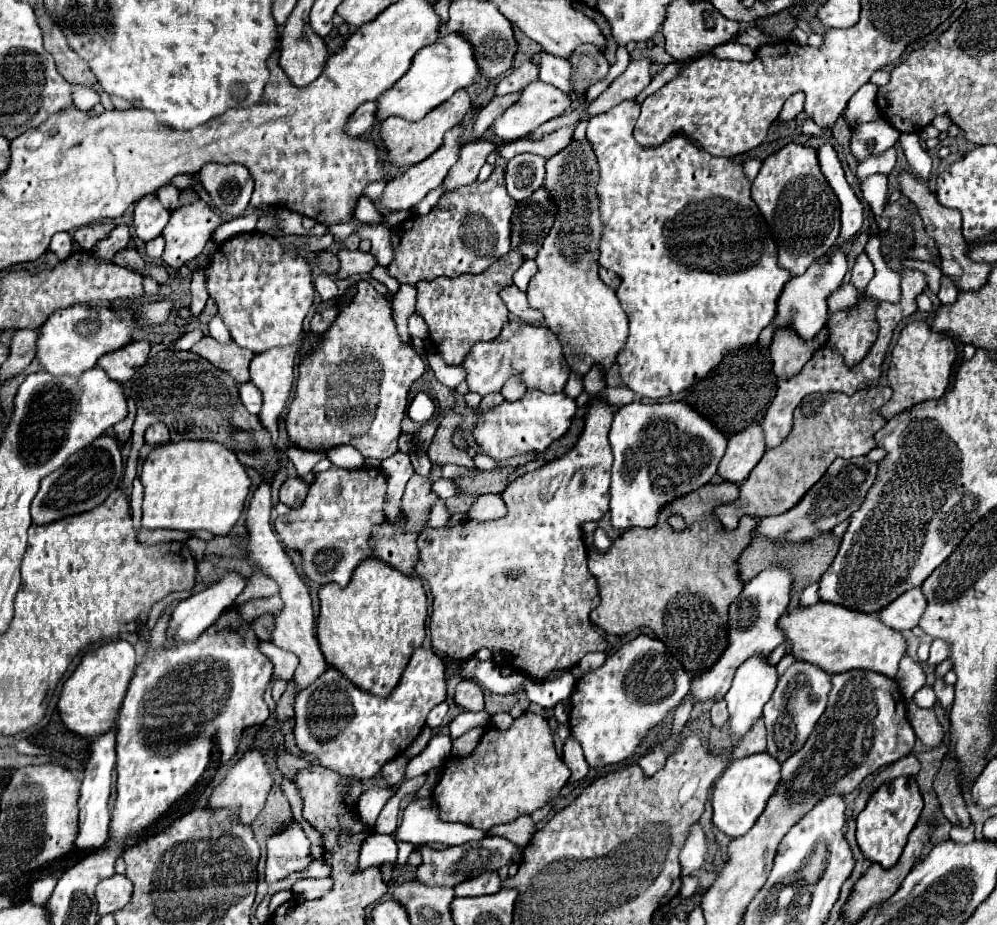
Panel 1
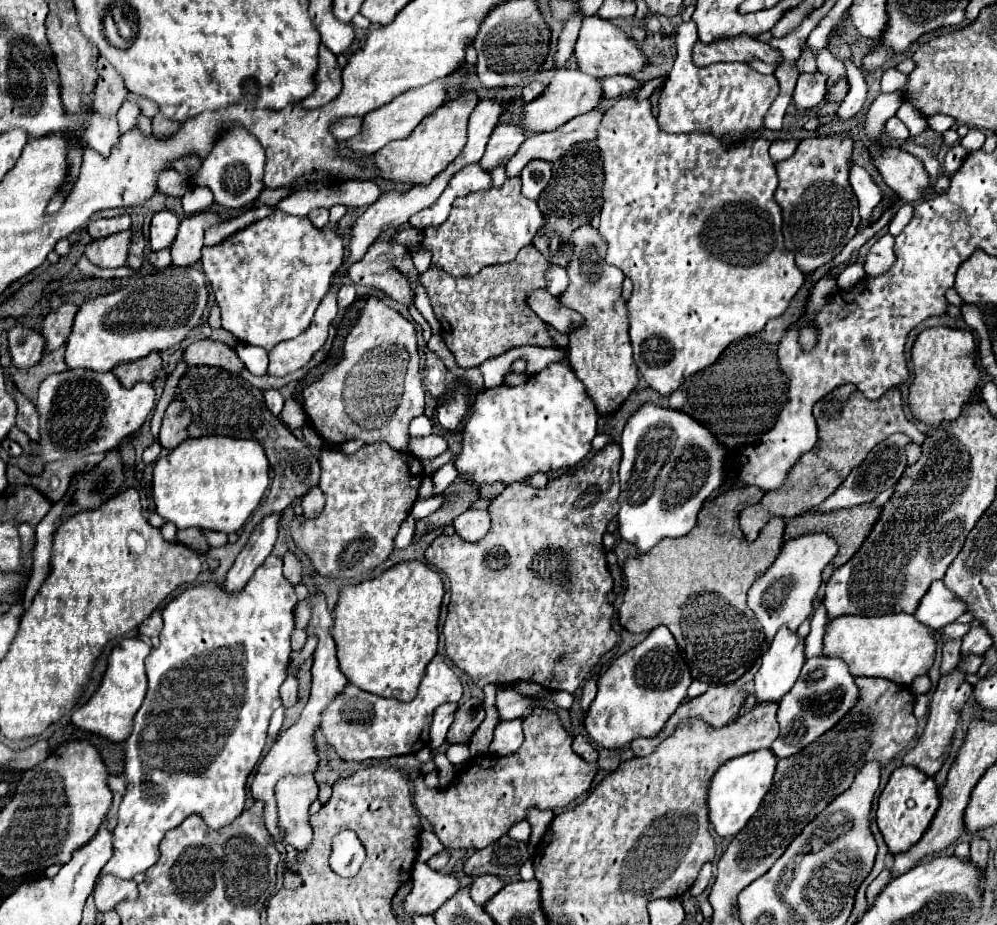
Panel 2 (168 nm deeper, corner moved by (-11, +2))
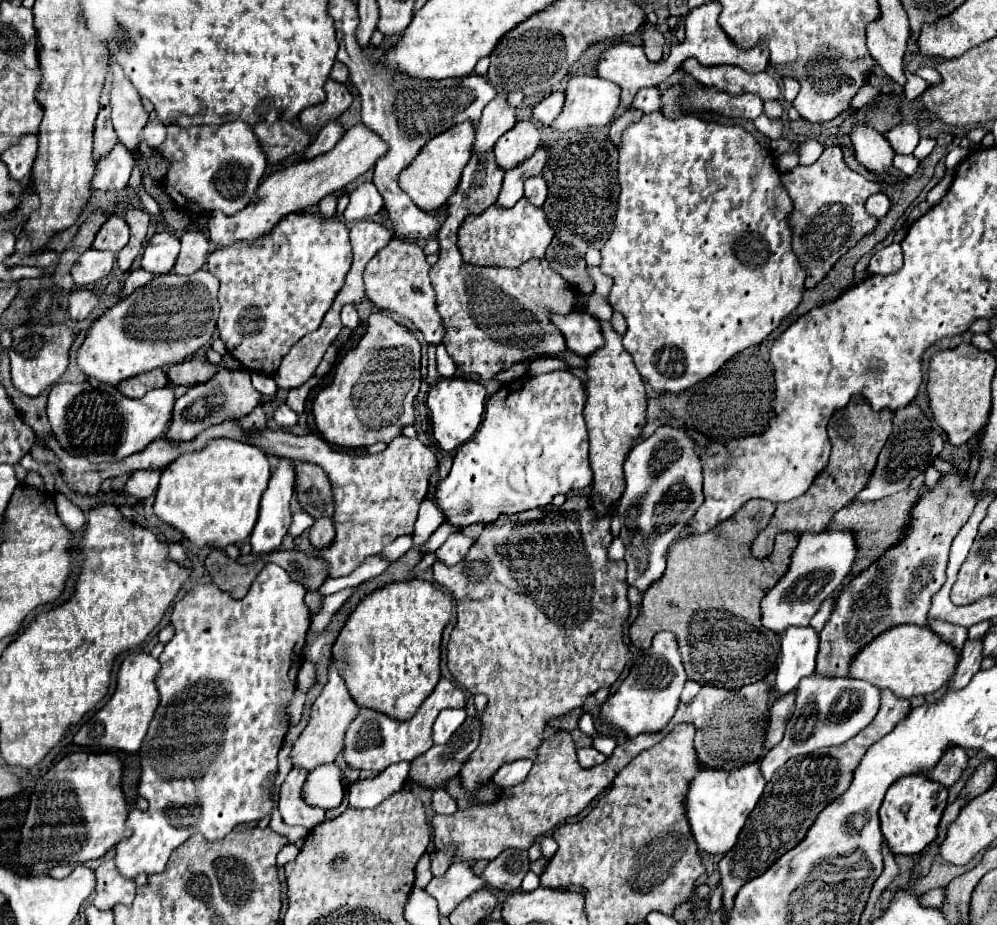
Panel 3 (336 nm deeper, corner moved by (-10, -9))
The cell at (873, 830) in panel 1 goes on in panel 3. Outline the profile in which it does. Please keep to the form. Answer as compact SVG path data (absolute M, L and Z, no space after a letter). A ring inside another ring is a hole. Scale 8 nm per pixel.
M910 774L896 780L892 788L888 788L886 798L880 806L880 826L890 850L894 854L906 856L920 854L936 838L936 828L946 808L946 798L948 790L924 776Z

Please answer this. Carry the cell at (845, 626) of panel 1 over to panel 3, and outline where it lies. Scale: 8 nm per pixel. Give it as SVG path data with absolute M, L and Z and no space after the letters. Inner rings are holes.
M900 624L886 632L882 632L878 638L868 642L850 662L850 676L866 680L874 686L890 688L900 698L912 698L912 696L926 696L934 694L938 688L942 688L954 668L956 668L958 654L950 644L944 644L940 636L936 636L928 626L914 626L914 624Z

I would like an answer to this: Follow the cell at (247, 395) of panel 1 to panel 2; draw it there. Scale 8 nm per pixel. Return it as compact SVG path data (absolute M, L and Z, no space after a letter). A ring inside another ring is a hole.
M269 389L269 391L265 391L265 403L267 403L267 407L269 407L269 411L277 417L279 413L281 413L281 409L283 409L283 403L285 403L285 399L283 399L283 395L279 393L279 391L275 391L275 389Z

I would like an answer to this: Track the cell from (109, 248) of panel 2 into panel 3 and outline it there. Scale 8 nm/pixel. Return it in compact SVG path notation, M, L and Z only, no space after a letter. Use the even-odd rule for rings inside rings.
M86 250L78 262L72 266L72 278L76 286L88 286L94 284L110 274L114 266L114 252L102 252L102 250Z

